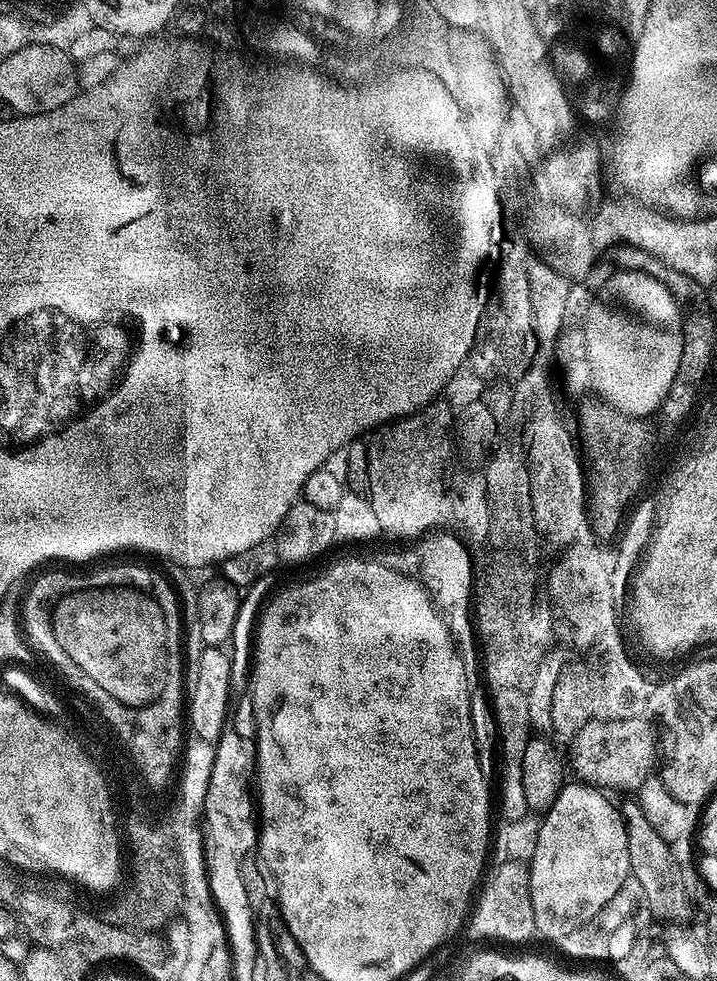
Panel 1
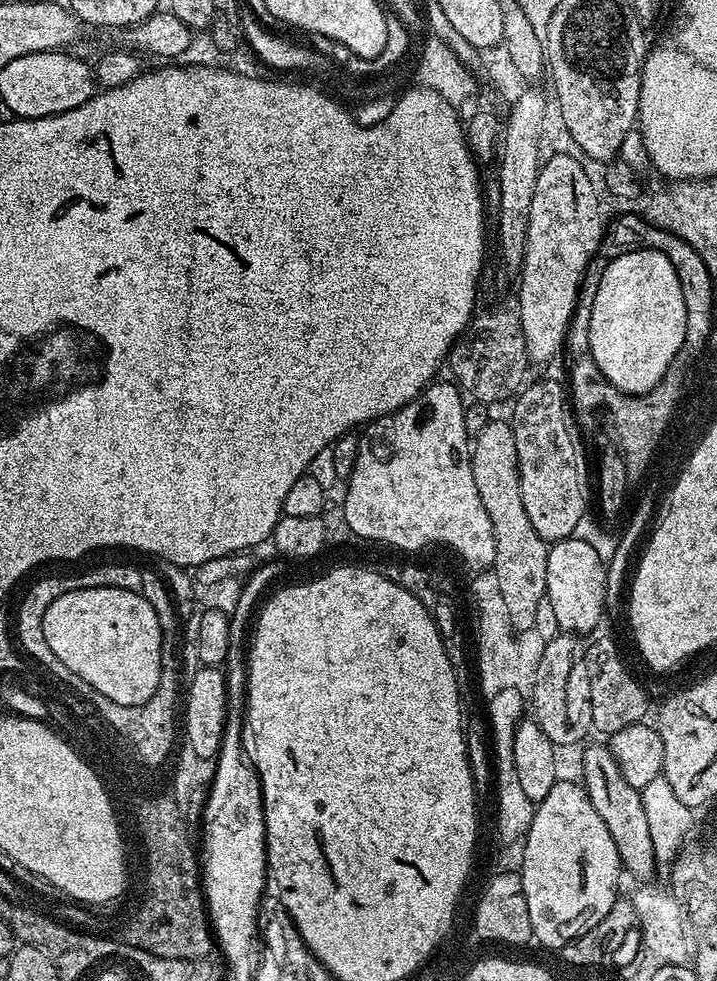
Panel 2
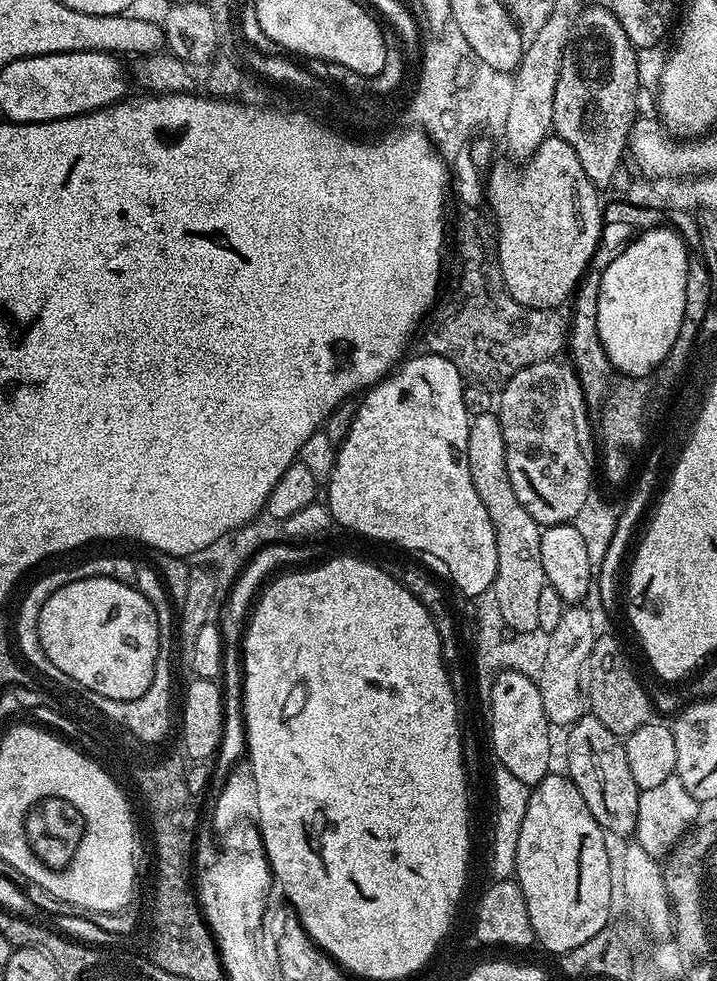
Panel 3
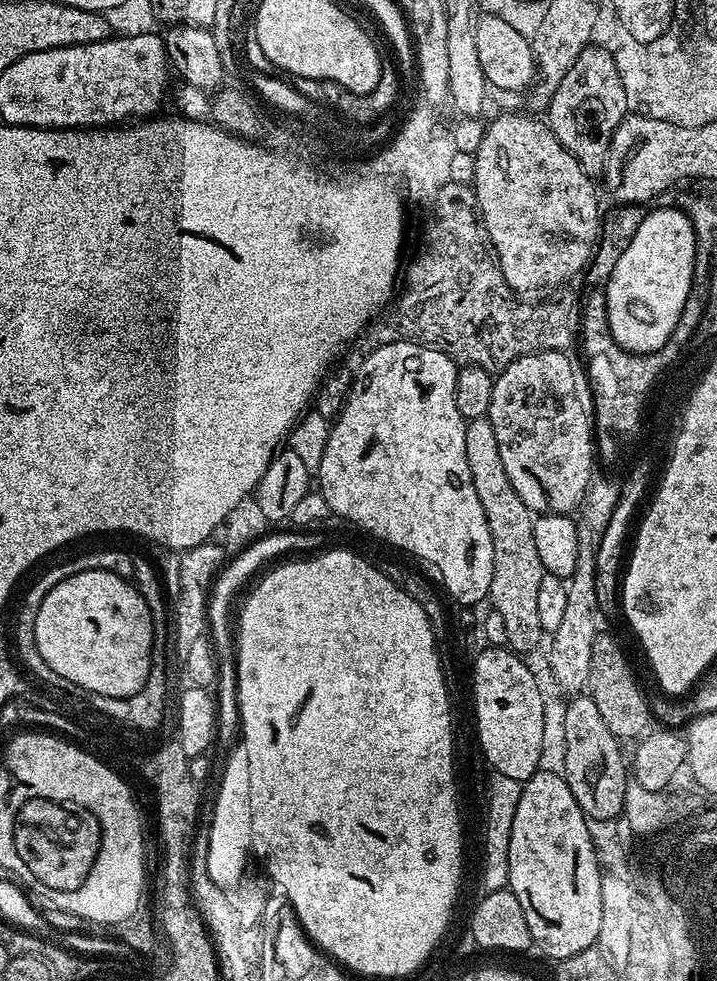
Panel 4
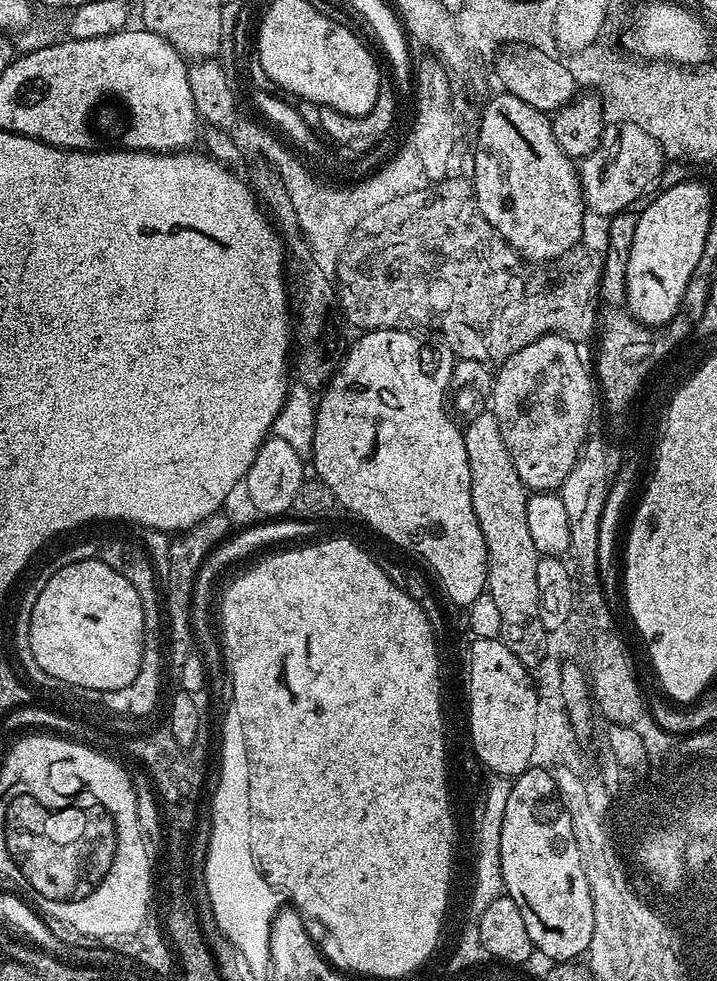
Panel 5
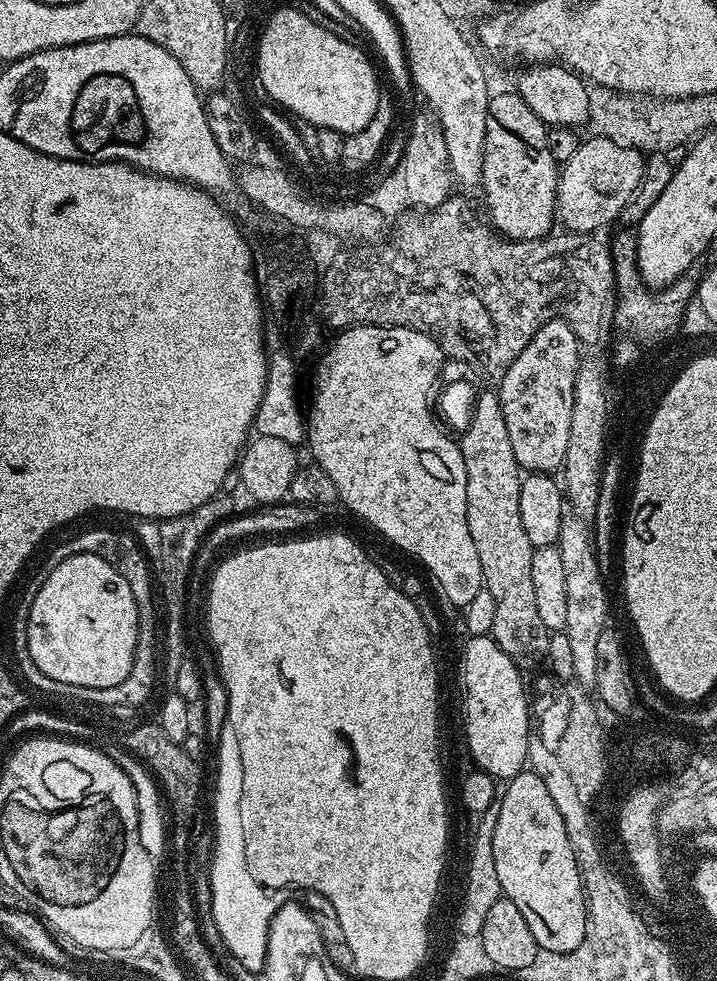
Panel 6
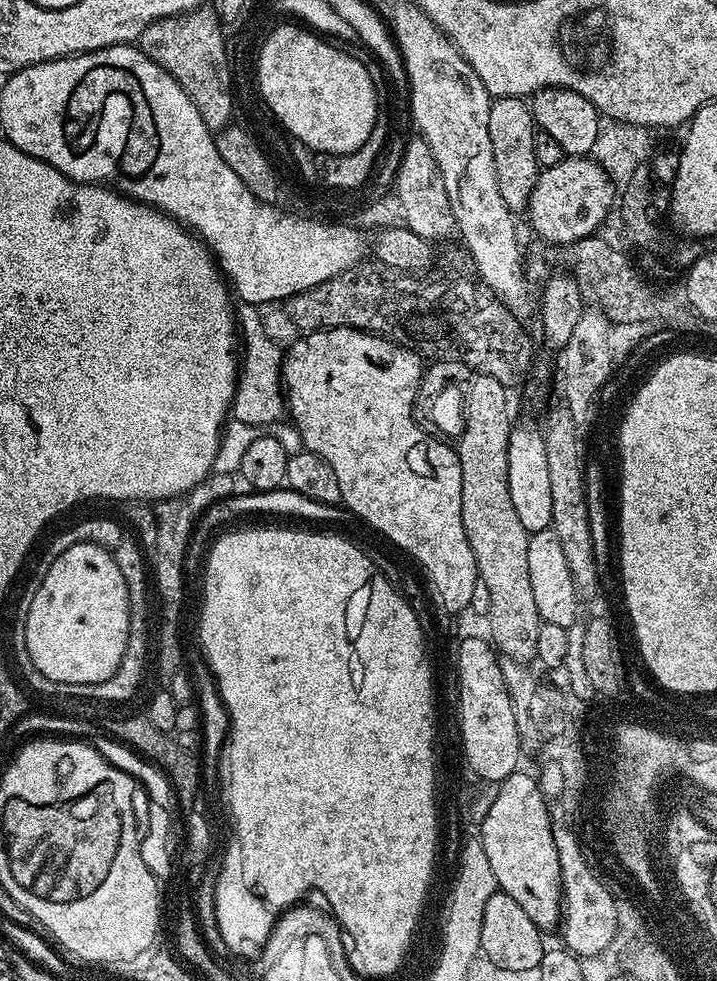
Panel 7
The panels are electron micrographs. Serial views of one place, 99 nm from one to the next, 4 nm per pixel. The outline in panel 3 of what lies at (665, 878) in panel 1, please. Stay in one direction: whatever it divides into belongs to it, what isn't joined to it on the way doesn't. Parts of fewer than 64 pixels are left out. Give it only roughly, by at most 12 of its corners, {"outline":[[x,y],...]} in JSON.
{"outline":[[585,714],[566,775],[605,833],[633,835],[641,790],[625,741]]}

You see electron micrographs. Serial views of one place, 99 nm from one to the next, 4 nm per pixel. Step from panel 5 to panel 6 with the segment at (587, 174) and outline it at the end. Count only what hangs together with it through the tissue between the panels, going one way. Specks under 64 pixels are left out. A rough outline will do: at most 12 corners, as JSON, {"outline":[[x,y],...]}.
{"outline":[[589,135],[563,161],[556,214],[572,234],[615,221],[645,153]]}

